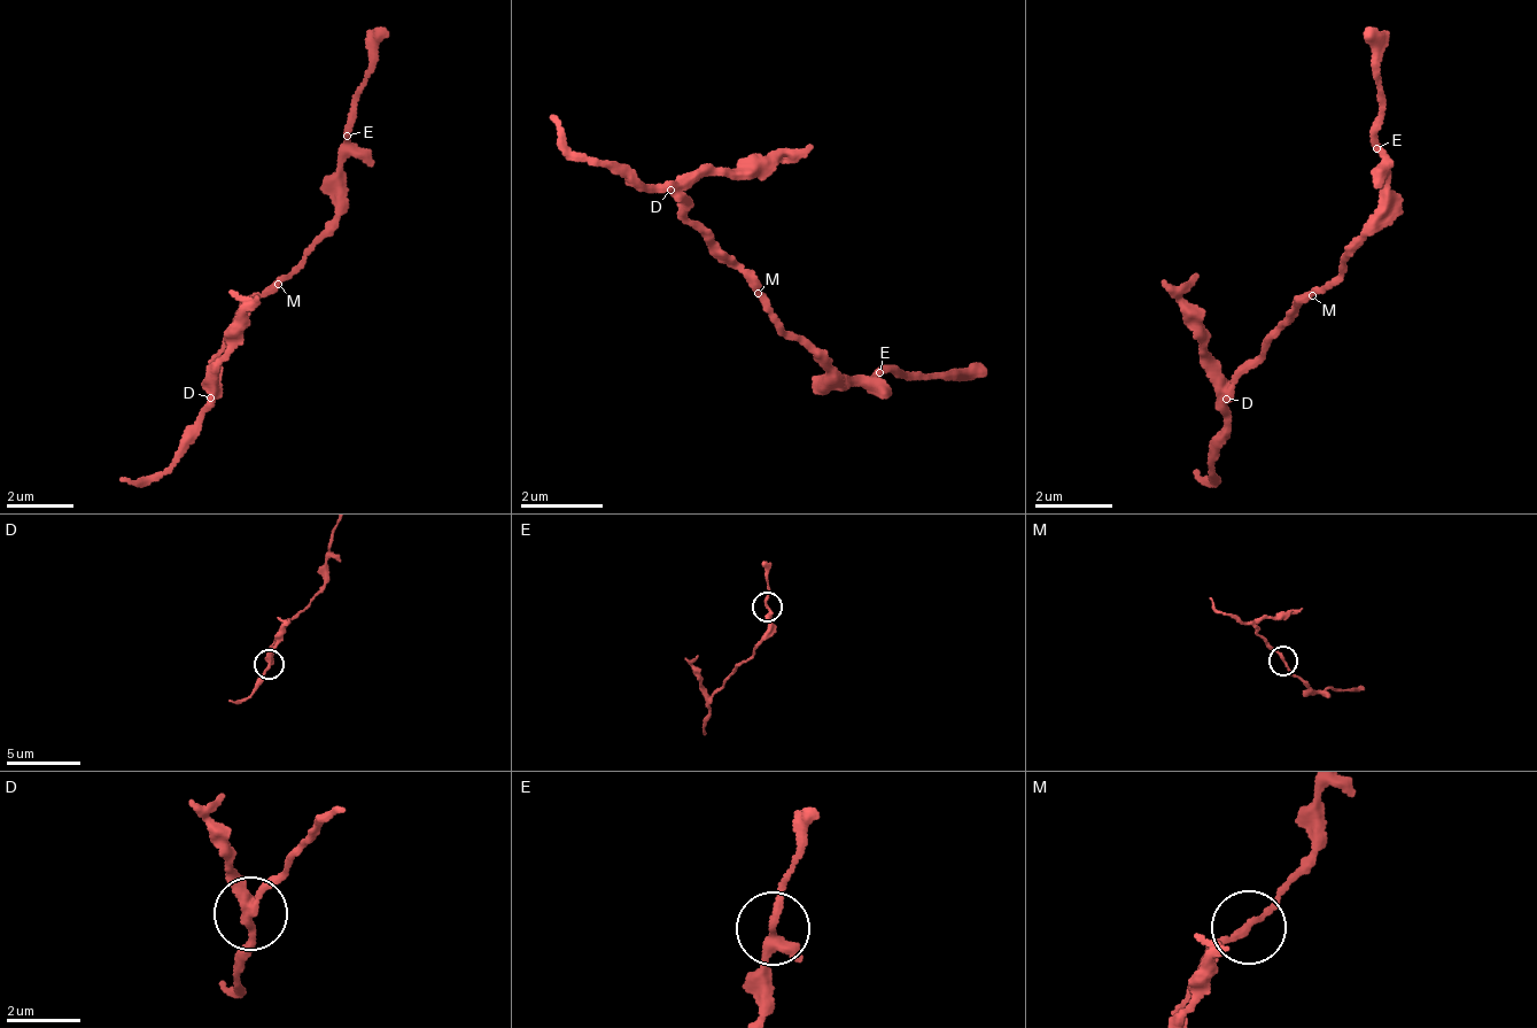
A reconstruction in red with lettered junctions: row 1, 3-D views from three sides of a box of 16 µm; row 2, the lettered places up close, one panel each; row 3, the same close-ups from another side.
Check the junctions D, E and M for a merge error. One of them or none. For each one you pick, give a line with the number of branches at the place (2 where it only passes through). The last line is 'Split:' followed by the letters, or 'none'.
D: Branches: 3
Split: D

